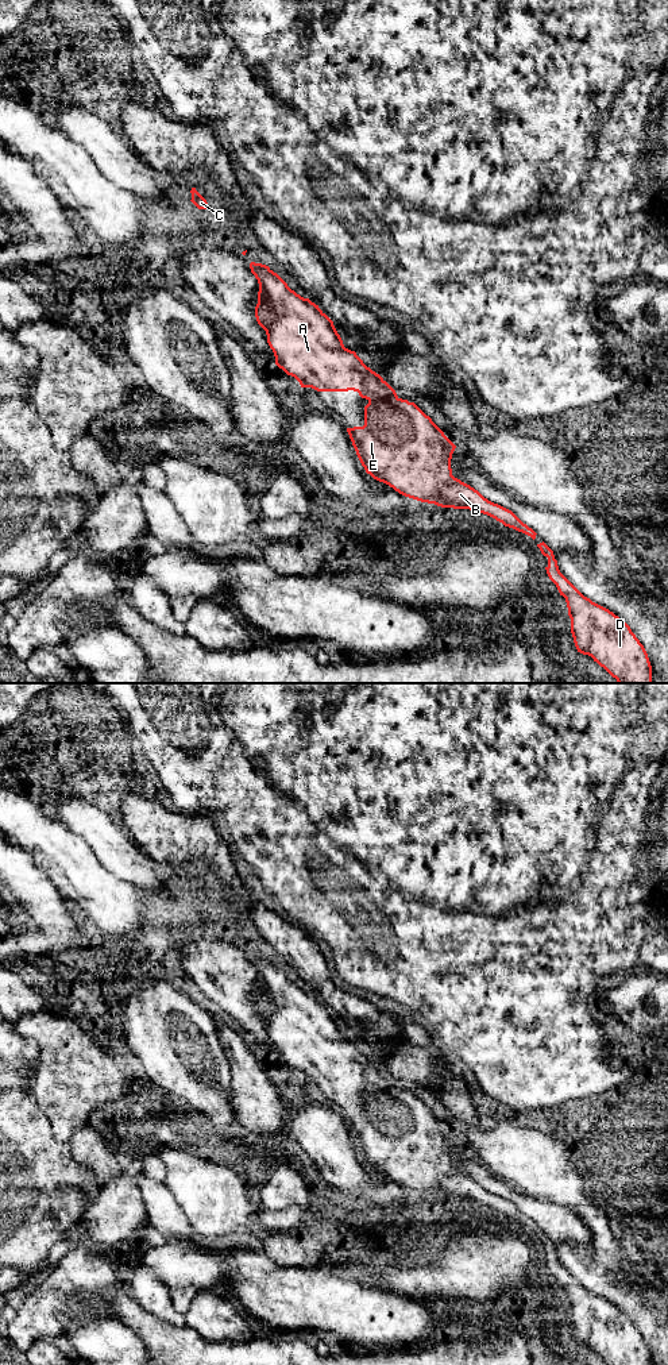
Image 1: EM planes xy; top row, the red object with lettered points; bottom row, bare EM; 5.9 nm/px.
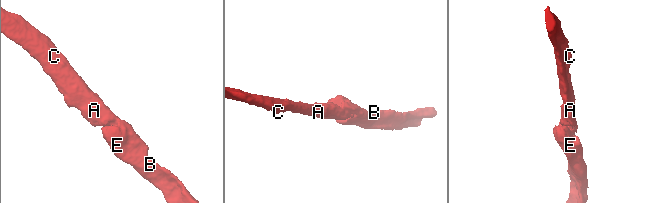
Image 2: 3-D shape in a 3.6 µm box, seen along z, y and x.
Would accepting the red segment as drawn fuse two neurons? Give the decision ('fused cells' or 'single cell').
single cell

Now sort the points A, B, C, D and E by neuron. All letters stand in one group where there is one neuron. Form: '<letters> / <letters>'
A B C D E

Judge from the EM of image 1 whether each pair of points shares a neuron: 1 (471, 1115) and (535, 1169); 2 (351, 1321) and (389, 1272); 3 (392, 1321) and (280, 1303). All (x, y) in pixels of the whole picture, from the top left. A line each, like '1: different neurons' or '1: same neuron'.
1: different neurons
2: different neurons
3: same neuron

